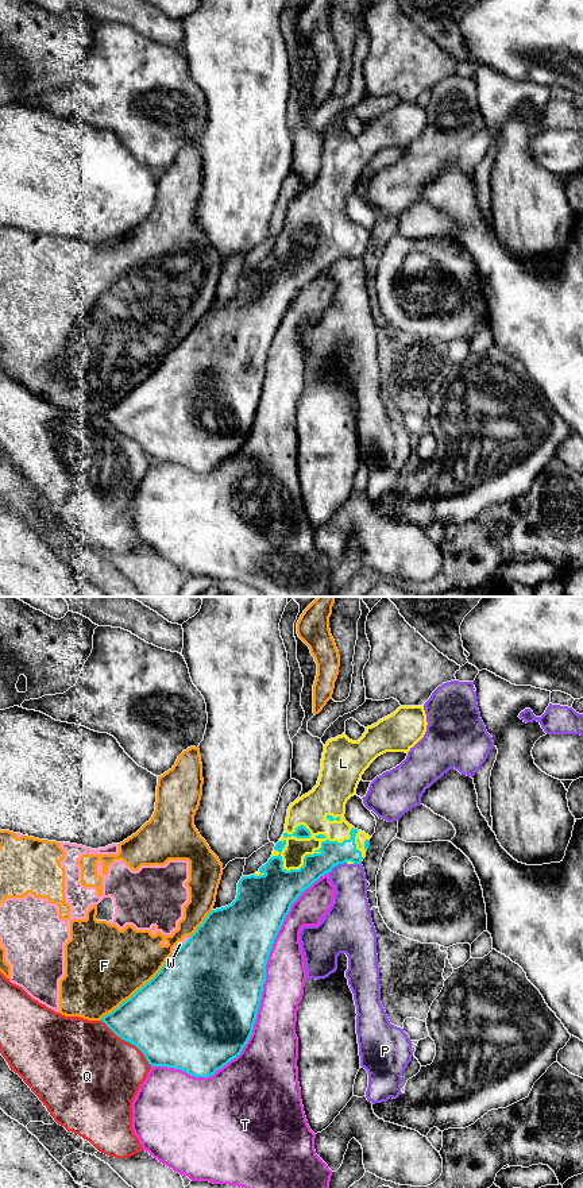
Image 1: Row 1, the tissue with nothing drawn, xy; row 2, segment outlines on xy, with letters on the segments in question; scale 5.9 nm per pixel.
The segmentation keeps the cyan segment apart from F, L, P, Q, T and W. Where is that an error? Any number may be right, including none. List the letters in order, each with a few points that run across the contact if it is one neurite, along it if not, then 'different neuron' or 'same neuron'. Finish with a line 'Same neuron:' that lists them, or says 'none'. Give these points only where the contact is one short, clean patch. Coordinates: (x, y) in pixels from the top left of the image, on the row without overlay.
F: different neuron
L: same neuron
P: different neuron
Q: different neuron
T: different neuron
W: different neuron
Same neuron: L

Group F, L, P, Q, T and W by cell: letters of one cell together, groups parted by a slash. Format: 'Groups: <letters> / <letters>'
Groups: F W / L / P / Q / T

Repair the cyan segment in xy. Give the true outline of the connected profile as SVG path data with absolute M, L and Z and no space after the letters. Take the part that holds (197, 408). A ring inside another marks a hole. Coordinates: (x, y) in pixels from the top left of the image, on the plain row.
M424 100L399 101L393 109L367 122L358 136L350 135L345 128L328 135L324 140L317 180L290 198L285 227L269 256L254 270L242 271L236 294L225 302L212 305L148 378L100 416L117 432L135 440L151 462L167 462L194 472L209 472L236 454L252 429L266 377L266 359L292 300L333 262L344 258L362 259L366 252L371 232L345 216L347 196L356 190L362 170L378 151L386 147L408 148L424 132L426 120Z

